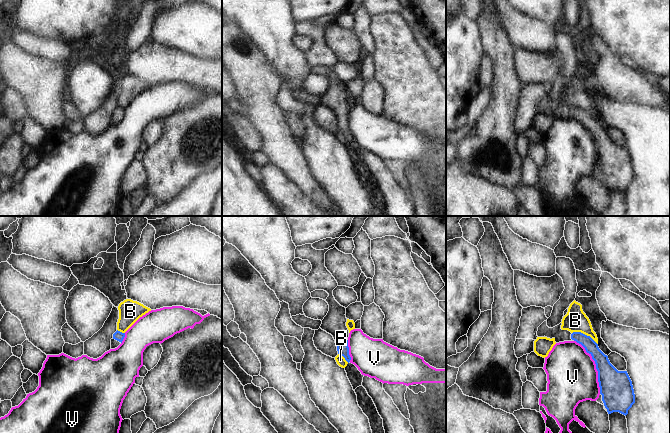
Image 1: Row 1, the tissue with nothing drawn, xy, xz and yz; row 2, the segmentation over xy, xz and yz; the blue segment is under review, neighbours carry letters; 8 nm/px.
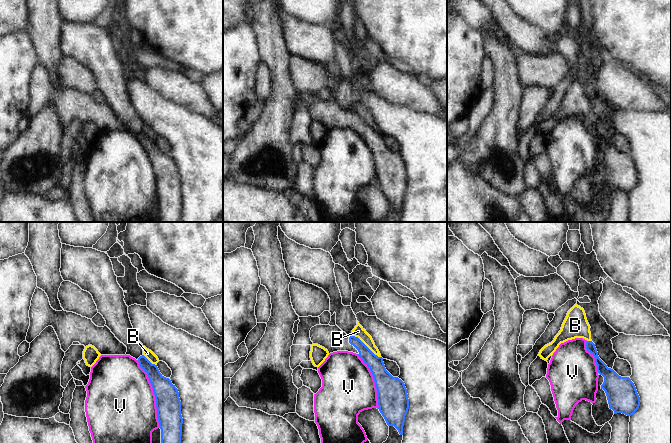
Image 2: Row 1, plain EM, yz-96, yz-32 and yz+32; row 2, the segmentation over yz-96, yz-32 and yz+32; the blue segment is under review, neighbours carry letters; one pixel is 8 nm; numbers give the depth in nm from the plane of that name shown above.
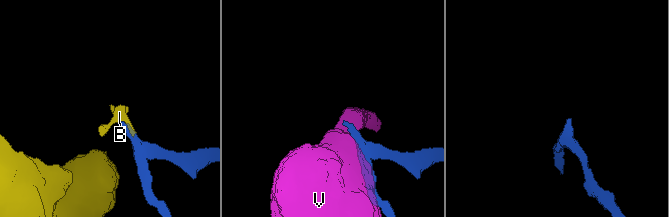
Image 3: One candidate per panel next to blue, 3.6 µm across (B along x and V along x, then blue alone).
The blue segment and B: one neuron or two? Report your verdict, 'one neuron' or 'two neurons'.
two neurons

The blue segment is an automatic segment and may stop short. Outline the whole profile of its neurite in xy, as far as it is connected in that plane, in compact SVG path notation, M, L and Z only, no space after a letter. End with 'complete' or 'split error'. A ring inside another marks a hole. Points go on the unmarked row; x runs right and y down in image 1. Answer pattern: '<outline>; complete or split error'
M117 106L113 110L113 114L111 115L111 125L117 124L122 119L124 113L125 113L125 109L122 109Z; split error

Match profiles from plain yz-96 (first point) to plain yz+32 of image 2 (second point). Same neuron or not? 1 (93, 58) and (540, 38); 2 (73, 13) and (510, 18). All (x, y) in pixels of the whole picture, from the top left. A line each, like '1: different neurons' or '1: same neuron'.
1: same neuron
2: different neurons

